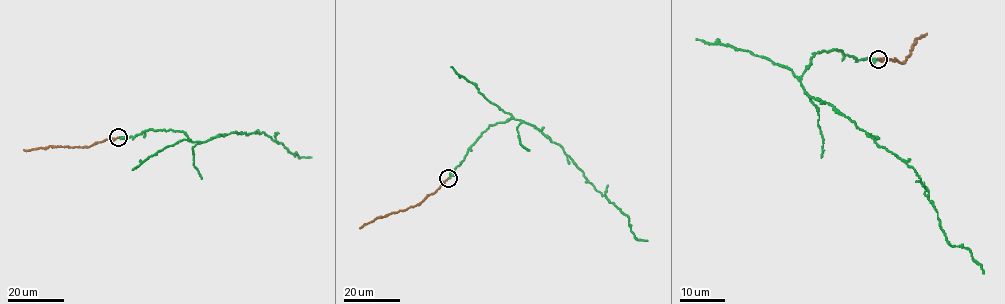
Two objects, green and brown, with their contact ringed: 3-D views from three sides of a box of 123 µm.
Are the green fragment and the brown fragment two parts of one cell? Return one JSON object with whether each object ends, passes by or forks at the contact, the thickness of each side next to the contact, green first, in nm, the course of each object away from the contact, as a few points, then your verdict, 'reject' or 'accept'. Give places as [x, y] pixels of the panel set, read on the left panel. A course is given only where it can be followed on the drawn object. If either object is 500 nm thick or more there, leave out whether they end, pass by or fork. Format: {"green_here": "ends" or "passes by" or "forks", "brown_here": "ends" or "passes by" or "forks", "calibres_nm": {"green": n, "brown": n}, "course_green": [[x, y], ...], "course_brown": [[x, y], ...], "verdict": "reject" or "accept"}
{"green_here": "ends", "brown_here": "ends", "calibres_nm": {"green": 280, "brown": 200}, "course_green": [[118, 137], [172, 130], [201, 142], [235, 132], [262, 132], [294, 156], [311, 157]], "course_brown": [[118, 137], [87, 147], [23, 149]], "verdict": "accept"}

